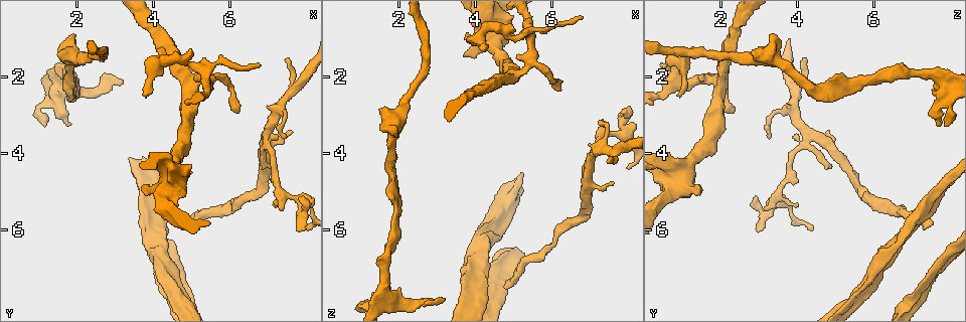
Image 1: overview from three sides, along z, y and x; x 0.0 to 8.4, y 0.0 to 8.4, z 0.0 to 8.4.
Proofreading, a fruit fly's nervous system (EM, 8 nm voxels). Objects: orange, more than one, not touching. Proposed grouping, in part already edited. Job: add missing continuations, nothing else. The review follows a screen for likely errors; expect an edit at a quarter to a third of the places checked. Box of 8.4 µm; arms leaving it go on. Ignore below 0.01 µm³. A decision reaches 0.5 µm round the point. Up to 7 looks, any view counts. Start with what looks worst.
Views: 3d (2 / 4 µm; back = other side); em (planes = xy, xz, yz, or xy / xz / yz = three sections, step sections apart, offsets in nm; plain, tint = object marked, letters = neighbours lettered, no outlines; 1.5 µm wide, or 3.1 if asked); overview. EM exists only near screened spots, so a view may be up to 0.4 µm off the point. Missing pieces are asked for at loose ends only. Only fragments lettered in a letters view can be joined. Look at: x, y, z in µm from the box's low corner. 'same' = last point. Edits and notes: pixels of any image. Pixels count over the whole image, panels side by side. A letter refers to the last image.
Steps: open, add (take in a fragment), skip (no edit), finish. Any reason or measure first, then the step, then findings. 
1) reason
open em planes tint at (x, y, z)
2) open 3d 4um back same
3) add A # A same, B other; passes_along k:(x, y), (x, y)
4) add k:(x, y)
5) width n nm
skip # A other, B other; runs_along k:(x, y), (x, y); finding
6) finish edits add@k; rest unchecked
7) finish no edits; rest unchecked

branch stops here
open em planes letters at (7.50, 1.50, 4.20)

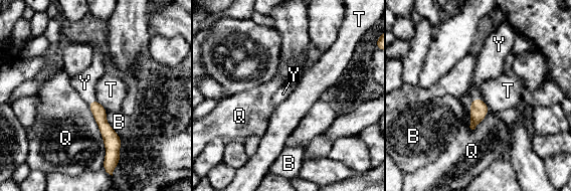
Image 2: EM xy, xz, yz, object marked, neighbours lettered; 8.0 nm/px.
add Y # B other, Q other, T other, Y same; passes_along 2:(479, 109), (478, 99), (486, 69); it goes on there

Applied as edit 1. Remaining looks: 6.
redraw
open overview

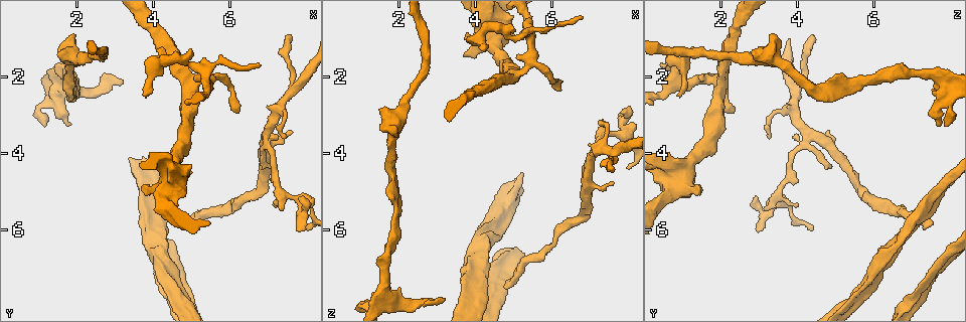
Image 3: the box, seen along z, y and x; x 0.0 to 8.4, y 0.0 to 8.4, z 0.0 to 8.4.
an open end
open 3d 4um at (1.95, 0.95, 3.35)

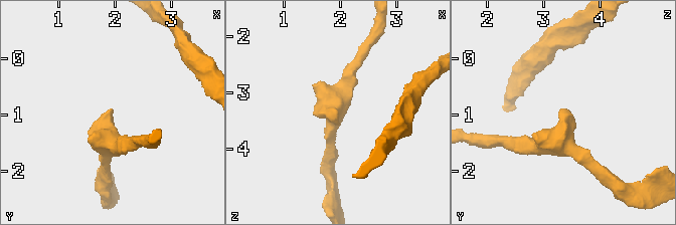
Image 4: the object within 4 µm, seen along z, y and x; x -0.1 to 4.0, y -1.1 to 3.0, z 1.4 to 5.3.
shape alone is not enough
open em planes tint at (1.95, 0.90, 3.30)

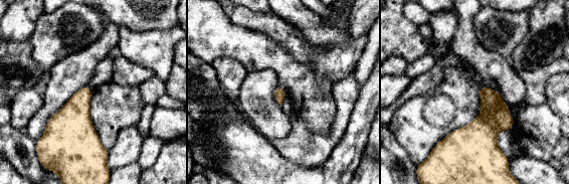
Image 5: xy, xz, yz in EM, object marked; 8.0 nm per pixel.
open em planes letters same

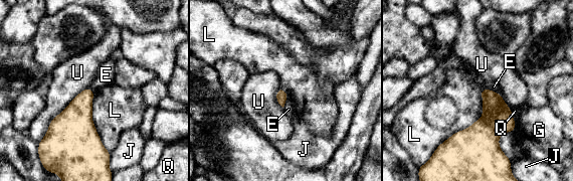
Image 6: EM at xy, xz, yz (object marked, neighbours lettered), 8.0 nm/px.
skip # E other, G other, J other, L other, Q other, U other; border 6:(481, 88), (482, 116), (437, 147); none of them fits

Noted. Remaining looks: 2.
finish edits add@2; rest unchecked

